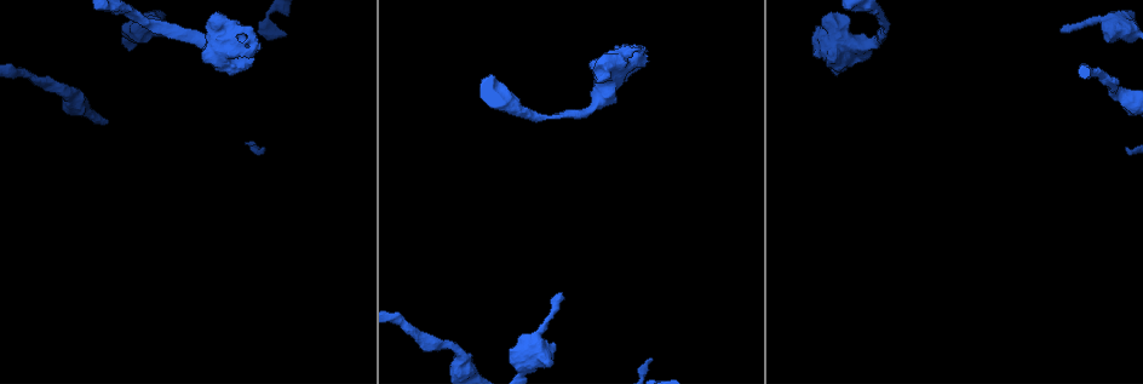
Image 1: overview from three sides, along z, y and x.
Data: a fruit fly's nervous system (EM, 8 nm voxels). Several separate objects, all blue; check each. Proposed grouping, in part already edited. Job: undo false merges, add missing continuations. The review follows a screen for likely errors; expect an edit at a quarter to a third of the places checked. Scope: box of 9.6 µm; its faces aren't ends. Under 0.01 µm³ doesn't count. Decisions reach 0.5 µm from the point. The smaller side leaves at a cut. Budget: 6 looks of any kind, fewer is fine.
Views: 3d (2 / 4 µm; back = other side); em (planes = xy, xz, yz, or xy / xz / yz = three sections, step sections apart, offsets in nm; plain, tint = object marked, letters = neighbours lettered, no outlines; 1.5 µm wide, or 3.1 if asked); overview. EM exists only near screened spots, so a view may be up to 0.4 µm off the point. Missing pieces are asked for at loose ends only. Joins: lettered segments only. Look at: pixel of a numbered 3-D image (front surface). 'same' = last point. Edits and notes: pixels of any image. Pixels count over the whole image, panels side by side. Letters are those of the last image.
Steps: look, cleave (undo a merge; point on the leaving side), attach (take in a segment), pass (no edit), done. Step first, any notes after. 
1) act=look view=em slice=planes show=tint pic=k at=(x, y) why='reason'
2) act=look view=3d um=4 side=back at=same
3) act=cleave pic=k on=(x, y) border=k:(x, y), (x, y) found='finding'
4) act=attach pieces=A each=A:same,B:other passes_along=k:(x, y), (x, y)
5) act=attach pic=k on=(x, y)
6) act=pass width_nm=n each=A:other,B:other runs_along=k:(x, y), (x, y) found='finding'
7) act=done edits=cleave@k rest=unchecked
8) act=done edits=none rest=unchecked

act=look view=3d um=4 pic=1 at=(639, 47) why='branch stops here'

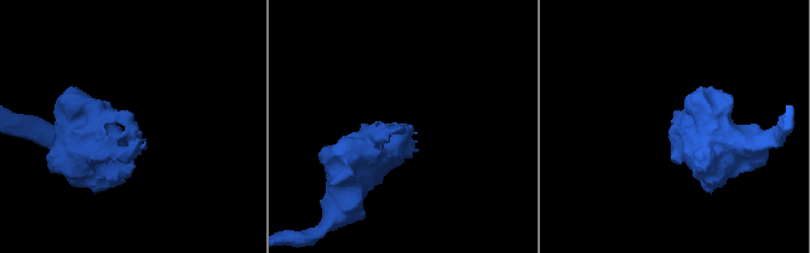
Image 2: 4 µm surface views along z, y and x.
act=look view=em slice=planes show=letters pic=2 at=(675, 112) why='need the tissue'

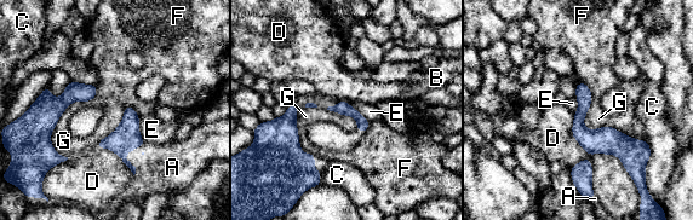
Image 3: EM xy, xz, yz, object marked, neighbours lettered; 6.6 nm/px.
act=attach pieces=A each=A:same,B:other,C:other,D:other,E:other,F:other,G:other passes_along=3:(126, 137), (130, 150), (162, 168) found='the cell continues'

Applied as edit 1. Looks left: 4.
act=look view=overview why='see it whole again'

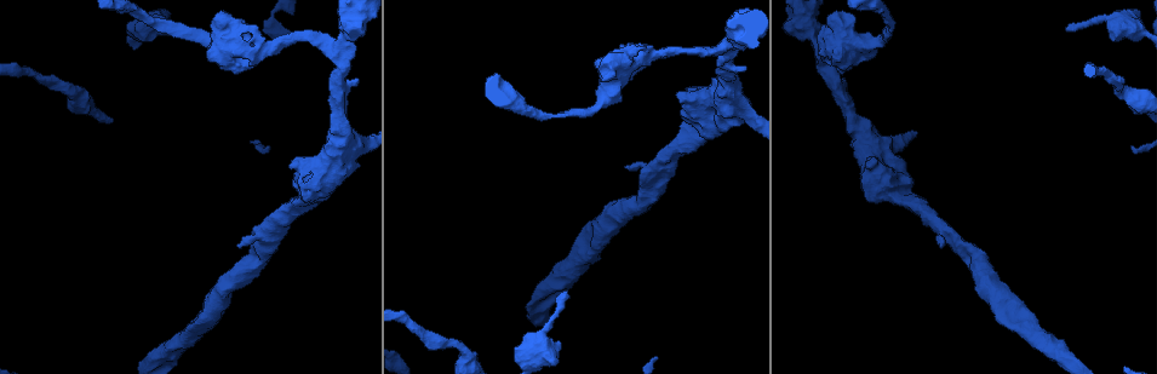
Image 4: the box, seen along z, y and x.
act=look view=3d um=2 side=back pic=4 at=(565, 294) why='an open end'

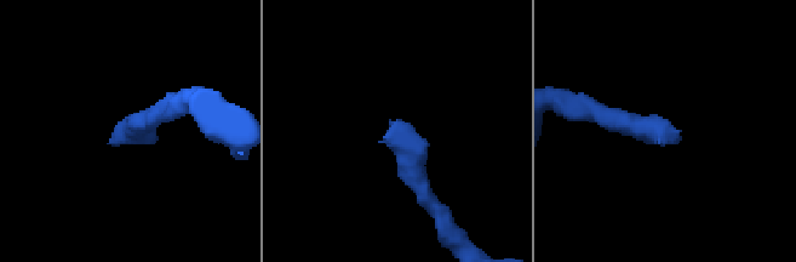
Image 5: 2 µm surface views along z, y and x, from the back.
act=look view=em slice=xz step=8 show=letters pic=5 at=(117, 132) why='need the tissue'

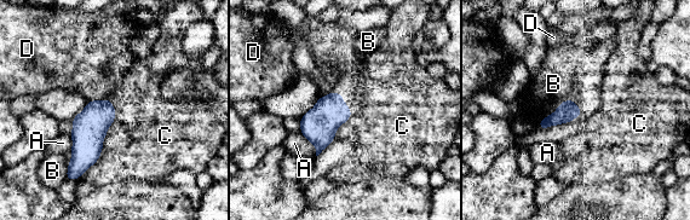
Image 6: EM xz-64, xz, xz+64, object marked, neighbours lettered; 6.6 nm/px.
act=pass width_nm=140 longest_contact=B:260nm each=A:other,B:other,C:other,D:other found='none of them fits'

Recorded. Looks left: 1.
act=done edits=attach@3 rest=unchecked

